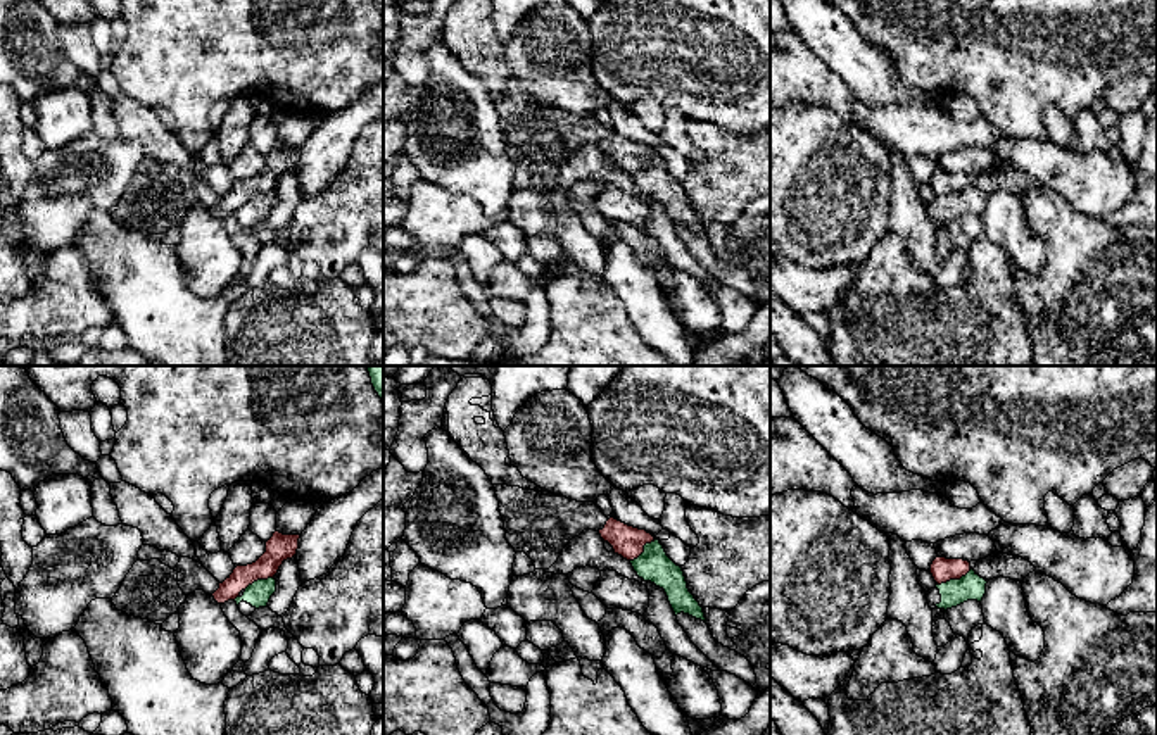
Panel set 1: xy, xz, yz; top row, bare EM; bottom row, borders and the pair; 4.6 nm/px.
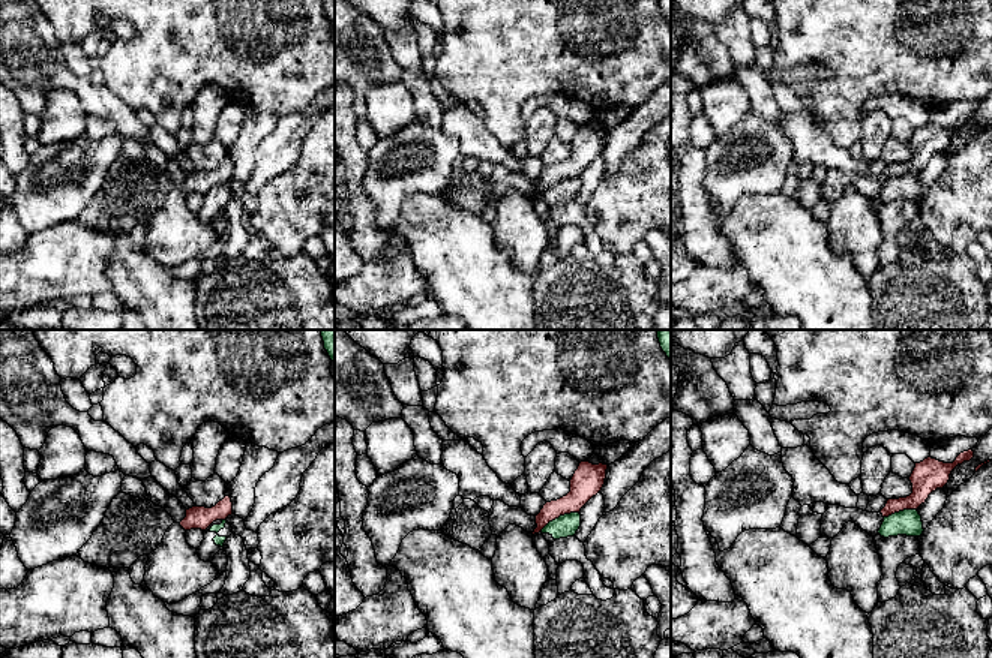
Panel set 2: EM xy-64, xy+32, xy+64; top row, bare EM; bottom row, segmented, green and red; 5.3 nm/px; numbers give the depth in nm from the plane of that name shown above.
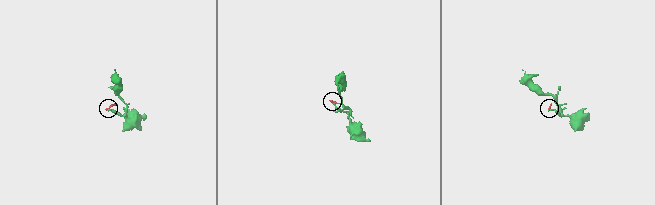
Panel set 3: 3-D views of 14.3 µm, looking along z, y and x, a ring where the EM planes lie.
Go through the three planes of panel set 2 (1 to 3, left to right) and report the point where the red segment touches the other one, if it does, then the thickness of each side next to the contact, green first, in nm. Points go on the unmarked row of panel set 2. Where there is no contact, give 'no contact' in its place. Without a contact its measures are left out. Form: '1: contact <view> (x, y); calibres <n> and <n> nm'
1: no contact
2: contact xy+32 (560, 180); calibres 120 and 170 nm
3: contact xy+64 (899, 176); calibres 140 and 170 nm

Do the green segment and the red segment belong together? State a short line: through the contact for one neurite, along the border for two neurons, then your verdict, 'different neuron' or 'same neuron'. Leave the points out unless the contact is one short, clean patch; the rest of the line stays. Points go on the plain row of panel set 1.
line yz (971, 183), (959, 192), (950, 192), (938, 199); different neuron

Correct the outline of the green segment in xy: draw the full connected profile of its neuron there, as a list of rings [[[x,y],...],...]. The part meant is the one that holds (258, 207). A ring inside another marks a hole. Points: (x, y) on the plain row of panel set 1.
[[[275,192],[257,193],[242,204],[235,216],[243,229],[250,229],[256,223],[266,221],[275,205]]]

